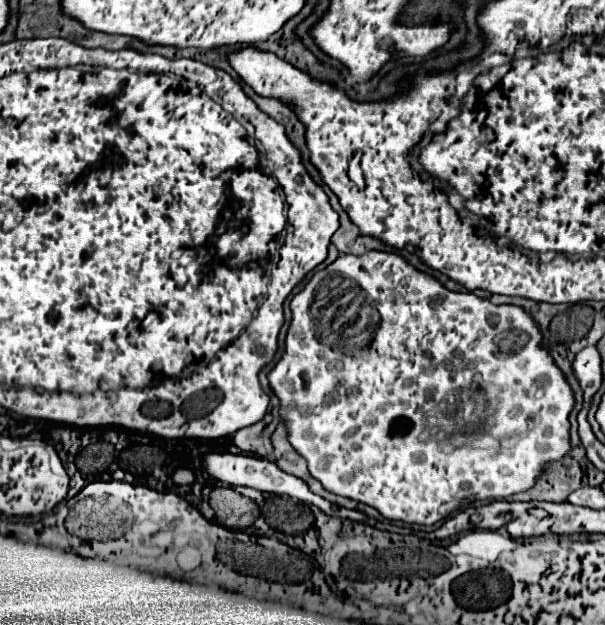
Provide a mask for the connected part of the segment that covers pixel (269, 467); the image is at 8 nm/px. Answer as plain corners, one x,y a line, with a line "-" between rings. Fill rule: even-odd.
210,453
210,455
204,457
204,467
206,467
206,471
208,471
212,477
216,477
216,479
220,479
220,481
232,485
232,487
236,487
236,485
246,485
246,487
254,487
254,489
264,491
264,493
288,495
288,497
294,497
294,499
298,499
298,501
302,501
302,503
316,505
318,509
322,509
322,511
326,511
326,513
332,513
332,515
336,515
336,517
362,519
364,523
368,523
370,526
380,525
376,519
370,519
370,517
366,517
366,515
360,513
360,511
350,511
350,509
342,509
342,511
338,511
338,507
336,507
336,509
330,507
330,503
328,503
326,499
322,499
320,495
312,493
312,491
308,489
308,485
306,485
302,479
298,479
298,477
294,477
294,475
290,475
290,473
284,473
284,471
278,469
278,465
272,463
272,461
264,461
264,459
258,459
258,457
246,457
246,455

